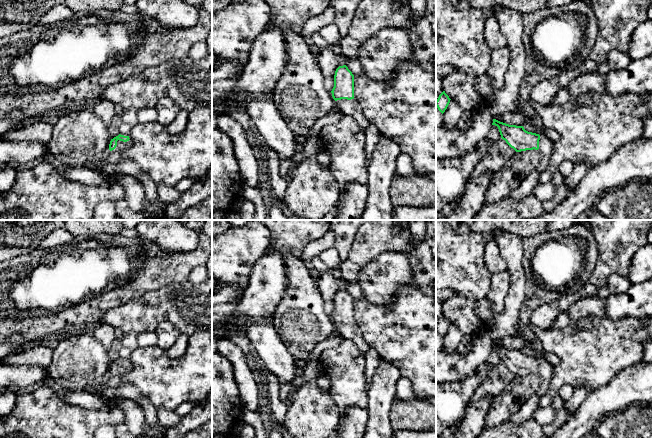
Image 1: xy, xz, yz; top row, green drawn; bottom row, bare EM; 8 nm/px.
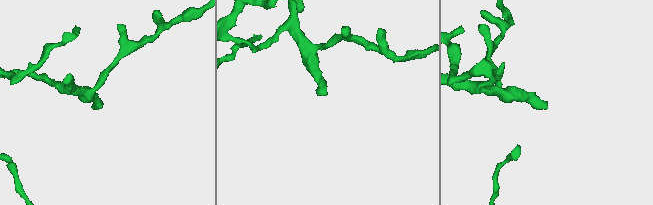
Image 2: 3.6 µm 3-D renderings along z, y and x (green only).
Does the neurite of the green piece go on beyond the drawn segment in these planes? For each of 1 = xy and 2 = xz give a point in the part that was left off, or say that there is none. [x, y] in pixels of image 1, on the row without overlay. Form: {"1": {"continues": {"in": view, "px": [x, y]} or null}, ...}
{"1": {"continues": {"in": "xy", "px": [125, 389]}}, "2": {"continues": {"in": "xz", "px": [351, 331]}}}

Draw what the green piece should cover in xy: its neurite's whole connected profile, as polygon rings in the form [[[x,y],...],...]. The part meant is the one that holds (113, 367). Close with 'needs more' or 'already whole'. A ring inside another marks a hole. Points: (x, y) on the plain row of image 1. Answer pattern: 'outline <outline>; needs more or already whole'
outline [[[119,358],[111,363],[109,368],[110,375],[119,375],[123,377],[122,383],[117,388],[108,388],[104,392],[104,396],[126,397],[138,403],[144,412],[144,422],[151,427],[158,424],[157,408],[144,397],[139,390],[127,381],[125,375],[131,370],[129,360]]]; needs more

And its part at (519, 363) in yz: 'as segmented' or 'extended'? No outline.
extended

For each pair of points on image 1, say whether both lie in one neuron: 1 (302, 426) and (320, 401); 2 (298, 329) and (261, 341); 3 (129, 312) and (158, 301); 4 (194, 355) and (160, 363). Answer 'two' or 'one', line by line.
1: one
2: two
3: one
4: one

